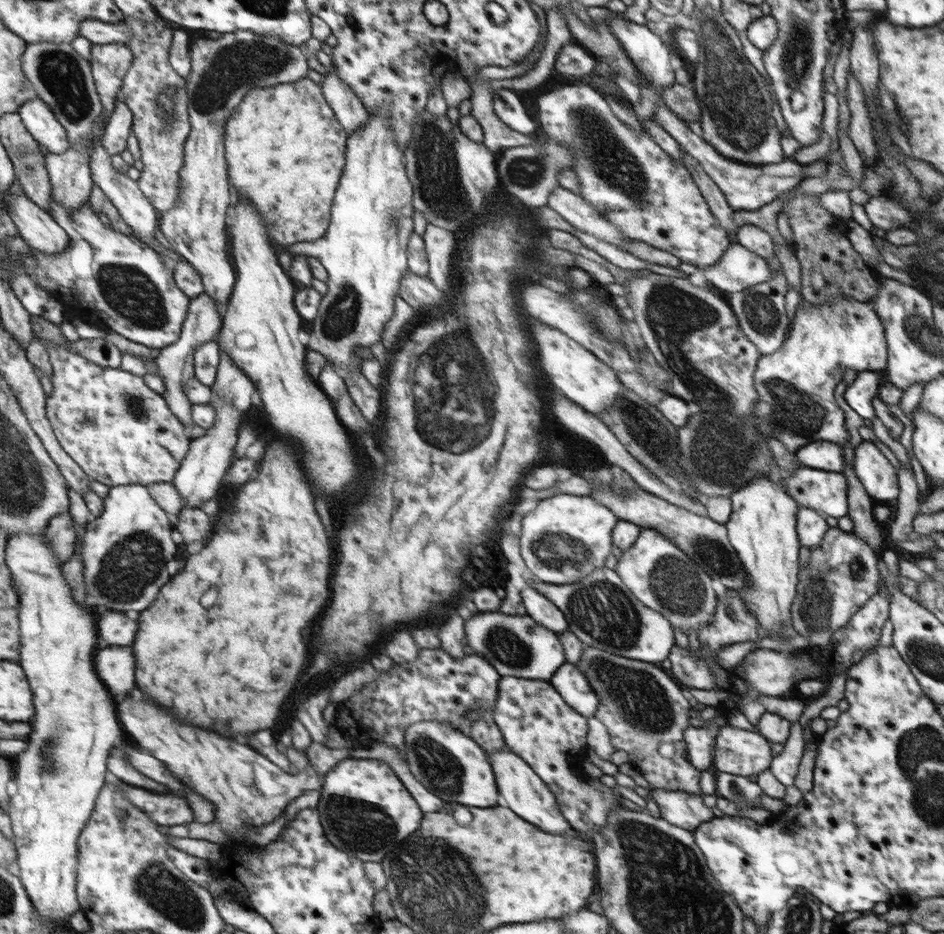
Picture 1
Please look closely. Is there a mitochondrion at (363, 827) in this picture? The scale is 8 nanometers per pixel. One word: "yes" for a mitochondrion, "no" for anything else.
yes

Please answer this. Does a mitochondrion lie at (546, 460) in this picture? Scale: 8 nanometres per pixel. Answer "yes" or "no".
no

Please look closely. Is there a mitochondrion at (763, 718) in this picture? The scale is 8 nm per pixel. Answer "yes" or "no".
no

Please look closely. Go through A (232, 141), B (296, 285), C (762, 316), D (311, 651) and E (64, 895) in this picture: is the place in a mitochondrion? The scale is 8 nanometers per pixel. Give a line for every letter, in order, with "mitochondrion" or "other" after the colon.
A: other
B: other
C: mitochondrion
D: other
E: other

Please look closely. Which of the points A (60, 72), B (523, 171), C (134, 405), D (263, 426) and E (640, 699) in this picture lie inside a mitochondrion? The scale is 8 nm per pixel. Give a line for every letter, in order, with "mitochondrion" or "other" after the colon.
A: mitochondrion
B: mitochondrion
C: mitochondrion
D: other
E: mitochondrion

